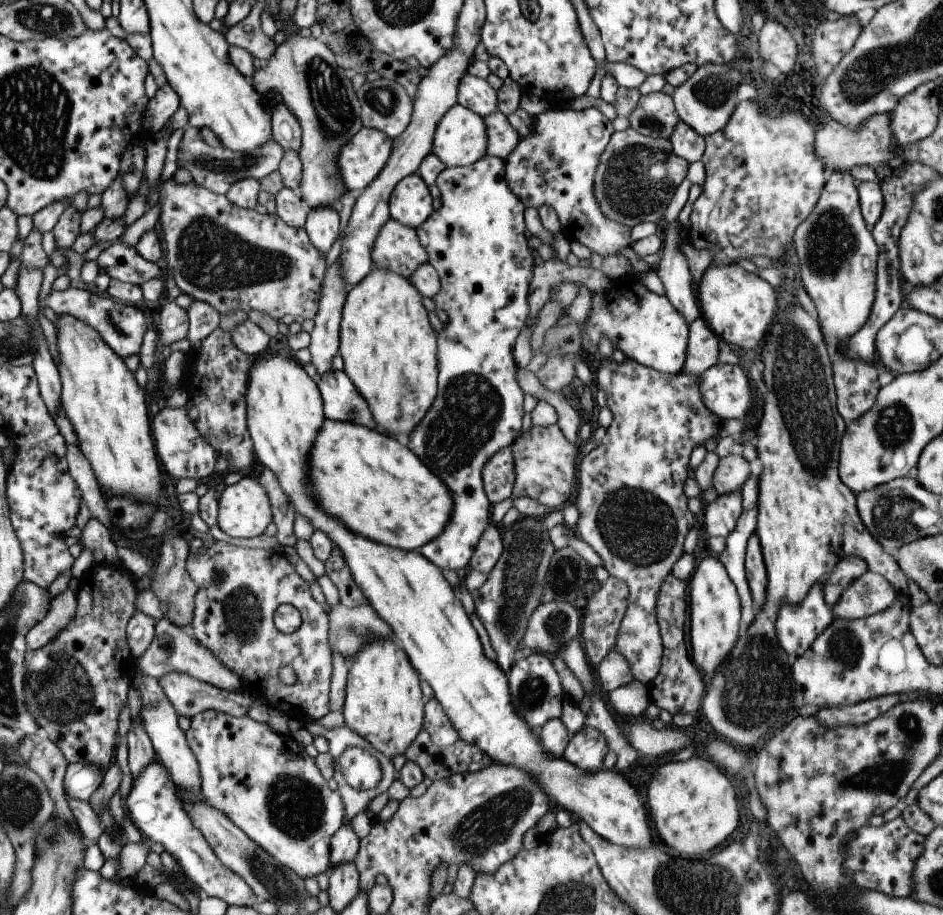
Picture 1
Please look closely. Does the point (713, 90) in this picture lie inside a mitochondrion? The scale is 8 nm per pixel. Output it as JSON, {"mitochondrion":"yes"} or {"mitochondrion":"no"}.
{"mitochondrion":"yes"}

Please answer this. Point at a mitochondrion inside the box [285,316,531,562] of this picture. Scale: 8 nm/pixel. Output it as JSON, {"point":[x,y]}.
{"point":[472,408]}

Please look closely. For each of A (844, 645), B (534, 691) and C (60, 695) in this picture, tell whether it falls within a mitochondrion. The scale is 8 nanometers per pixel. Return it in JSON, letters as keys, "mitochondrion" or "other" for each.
{"A":"mitochondrion","B":"mitochondrion","C":"mitochondrion"}

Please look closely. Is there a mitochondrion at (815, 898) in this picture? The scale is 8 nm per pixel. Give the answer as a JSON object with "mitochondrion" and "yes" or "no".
{"mitochondrion":"no"}

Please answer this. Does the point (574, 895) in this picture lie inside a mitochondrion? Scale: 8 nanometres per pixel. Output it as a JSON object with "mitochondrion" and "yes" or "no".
{"mitochondrion":"yes"}

